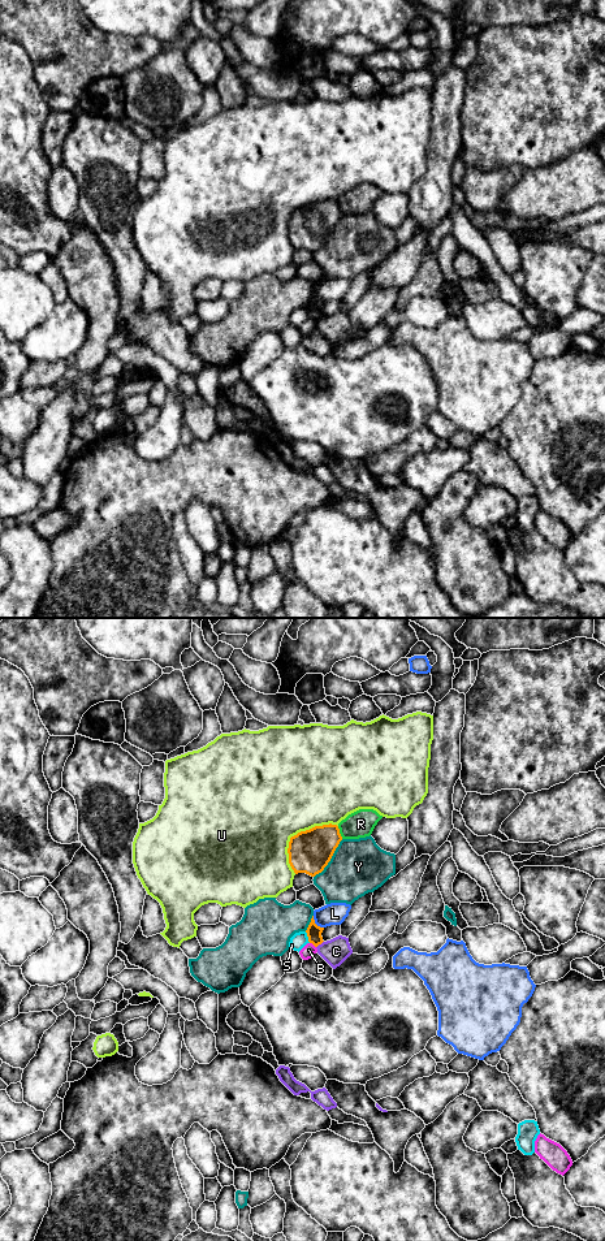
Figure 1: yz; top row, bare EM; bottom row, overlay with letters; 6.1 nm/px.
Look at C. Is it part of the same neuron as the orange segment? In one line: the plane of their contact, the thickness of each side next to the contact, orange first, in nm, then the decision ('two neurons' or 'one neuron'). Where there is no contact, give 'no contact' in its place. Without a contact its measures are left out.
yz | 90/160 nm | two neurons

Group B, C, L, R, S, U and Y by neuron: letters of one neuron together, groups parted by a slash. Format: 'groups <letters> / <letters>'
groups B / C / L / R / S / U / Y

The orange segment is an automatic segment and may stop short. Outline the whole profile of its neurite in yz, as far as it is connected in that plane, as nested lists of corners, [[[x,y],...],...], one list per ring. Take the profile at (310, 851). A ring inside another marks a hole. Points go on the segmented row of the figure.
[[[332,823],[298,833],[288,848],[291,869],[315,877],[328,865],[341,840],[338,826]]]

